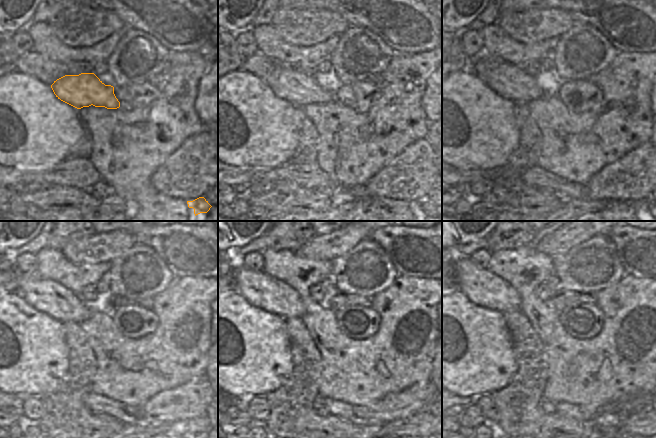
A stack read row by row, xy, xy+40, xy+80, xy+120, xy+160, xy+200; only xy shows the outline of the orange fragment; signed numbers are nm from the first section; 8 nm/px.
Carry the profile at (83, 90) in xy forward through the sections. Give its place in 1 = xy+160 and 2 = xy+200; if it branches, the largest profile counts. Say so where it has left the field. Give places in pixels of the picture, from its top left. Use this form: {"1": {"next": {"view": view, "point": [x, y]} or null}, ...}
{"1": {"next": {"view": "xy+160", "point": [263, 288]}}, "2": {"next": {"view": "xy+200", "point": [487, 288]}}}

